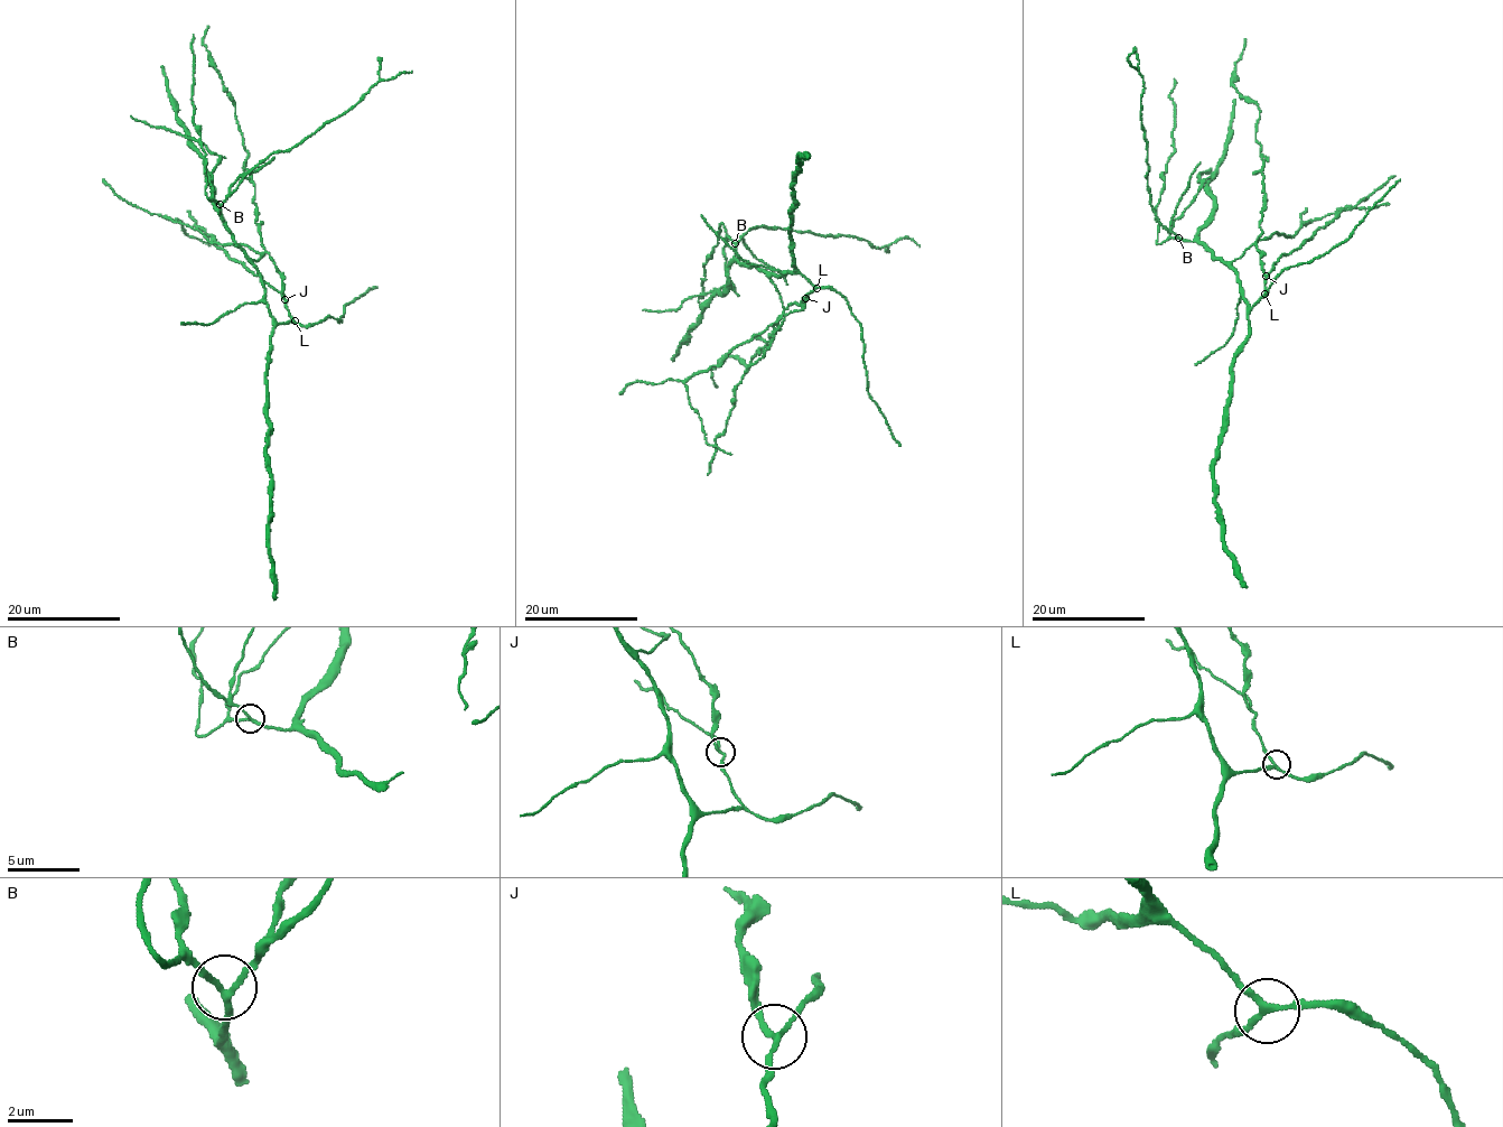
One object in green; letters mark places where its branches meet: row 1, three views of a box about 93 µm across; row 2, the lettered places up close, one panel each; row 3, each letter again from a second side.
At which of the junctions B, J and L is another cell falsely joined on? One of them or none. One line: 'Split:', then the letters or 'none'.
Split: J

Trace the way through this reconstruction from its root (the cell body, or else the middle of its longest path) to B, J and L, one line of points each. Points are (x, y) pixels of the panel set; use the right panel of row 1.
B: (1238, 280), (1237, 269), (1213, 257), (1213, 251), (1178, 238)
J: (1238, 280), (1241, 295), (1251, 308), (1266, 291), (1266, 277)
L: (1238, 280), (1241, 295), (1251, 308), (1265, 294)

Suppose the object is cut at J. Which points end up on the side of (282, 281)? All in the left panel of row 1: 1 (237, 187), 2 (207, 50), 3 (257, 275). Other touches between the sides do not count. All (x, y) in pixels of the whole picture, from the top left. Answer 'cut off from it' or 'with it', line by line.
1: cut off from it
2: with it
3: cut off from it

